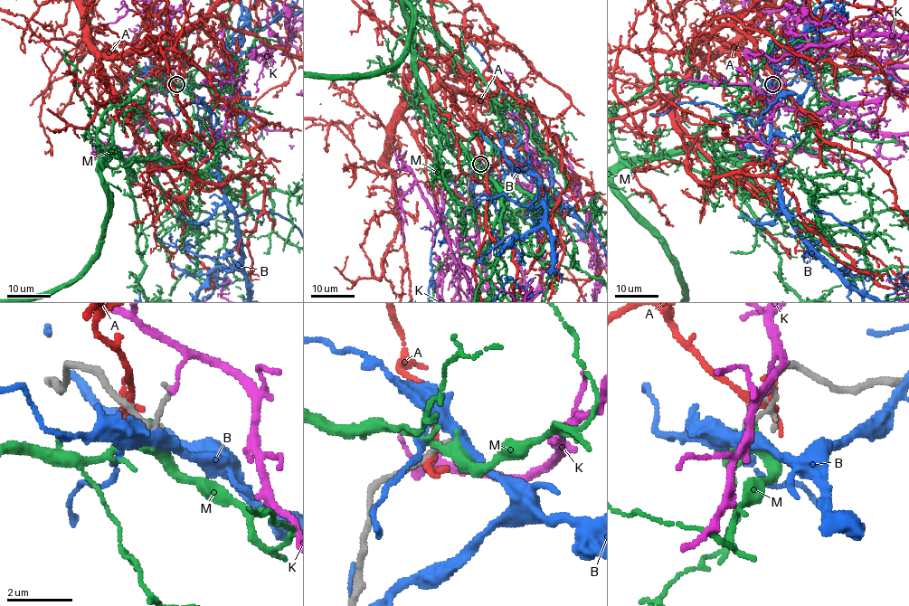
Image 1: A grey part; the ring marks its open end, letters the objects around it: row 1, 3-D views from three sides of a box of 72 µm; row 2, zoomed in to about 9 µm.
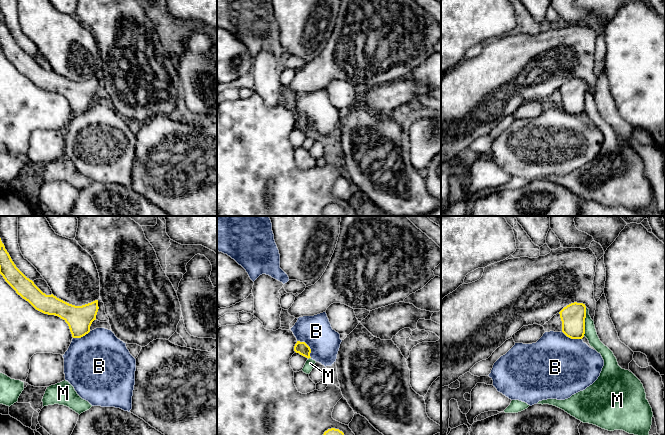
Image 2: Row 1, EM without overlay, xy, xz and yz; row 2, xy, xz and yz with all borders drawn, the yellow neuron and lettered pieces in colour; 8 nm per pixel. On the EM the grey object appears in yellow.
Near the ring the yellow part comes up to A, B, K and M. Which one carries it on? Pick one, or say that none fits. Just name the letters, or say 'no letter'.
no letter

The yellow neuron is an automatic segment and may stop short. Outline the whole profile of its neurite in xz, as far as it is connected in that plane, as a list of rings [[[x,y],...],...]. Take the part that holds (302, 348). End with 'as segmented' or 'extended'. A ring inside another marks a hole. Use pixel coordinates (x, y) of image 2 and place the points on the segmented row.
[[[297,341],[297,343],[294,346],[294,351],[308,359],[311,358],[310,357],[311,349],[305,342]]]; as segmented

